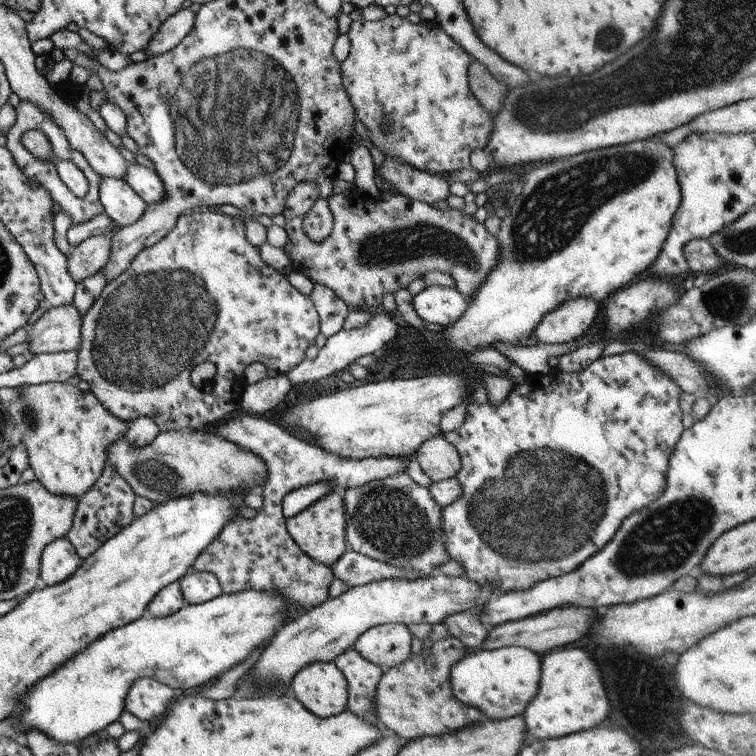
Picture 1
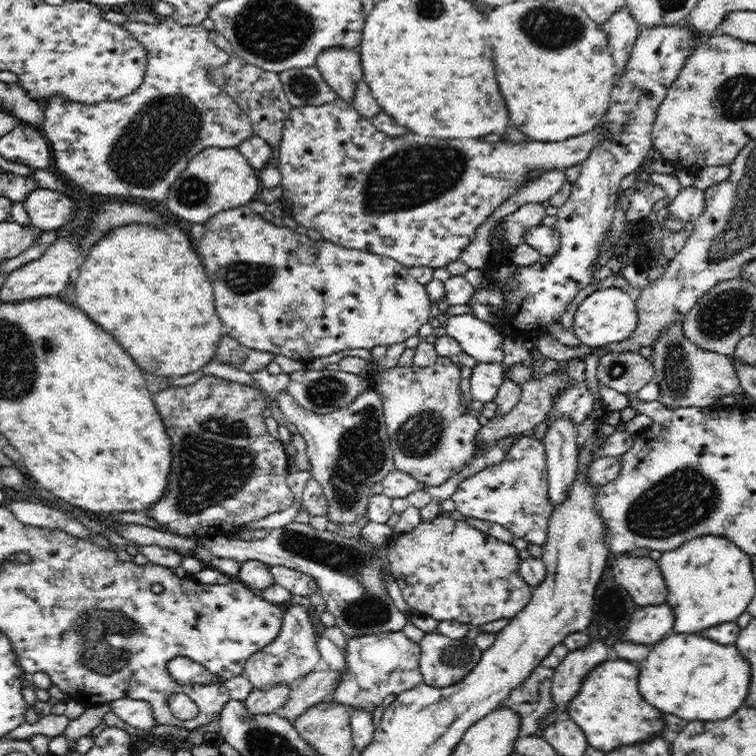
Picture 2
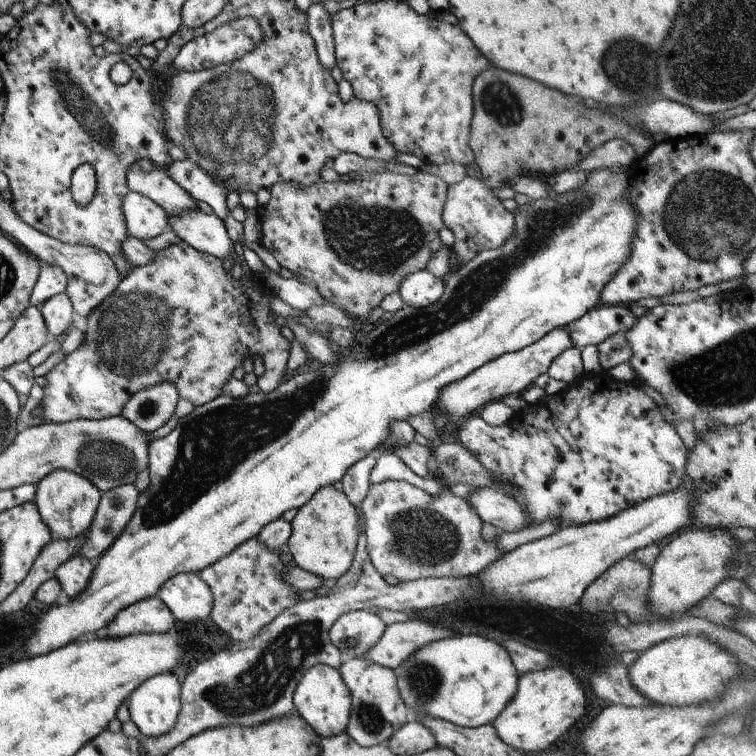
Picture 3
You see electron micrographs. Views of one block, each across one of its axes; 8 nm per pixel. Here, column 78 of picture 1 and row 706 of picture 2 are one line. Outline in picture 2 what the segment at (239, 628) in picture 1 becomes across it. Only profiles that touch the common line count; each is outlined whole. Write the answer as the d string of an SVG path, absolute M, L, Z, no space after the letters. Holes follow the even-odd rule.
M673 632L658 642L642 662L638 688L654 708L688 721L715 721L732 716L748 694L751 669L736 645L722 645L698 633Z

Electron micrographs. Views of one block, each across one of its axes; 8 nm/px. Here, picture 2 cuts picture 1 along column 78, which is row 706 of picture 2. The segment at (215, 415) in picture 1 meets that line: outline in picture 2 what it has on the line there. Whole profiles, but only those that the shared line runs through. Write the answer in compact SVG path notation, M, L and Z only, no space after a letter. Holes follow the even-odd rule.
M404 631L398 632L382 632L375 635L346 637L346 646L342 649L344 659L346 660L347 670L338 676L338 684L334 686L328 701L330 703L338 703L349 708L350 711L362 709L370 715L382 703L382 700L388 694L398 696L401 692L414 688L417 684L423 682L419 670L419 660L421 648L419 643L412 641L406 637Z

